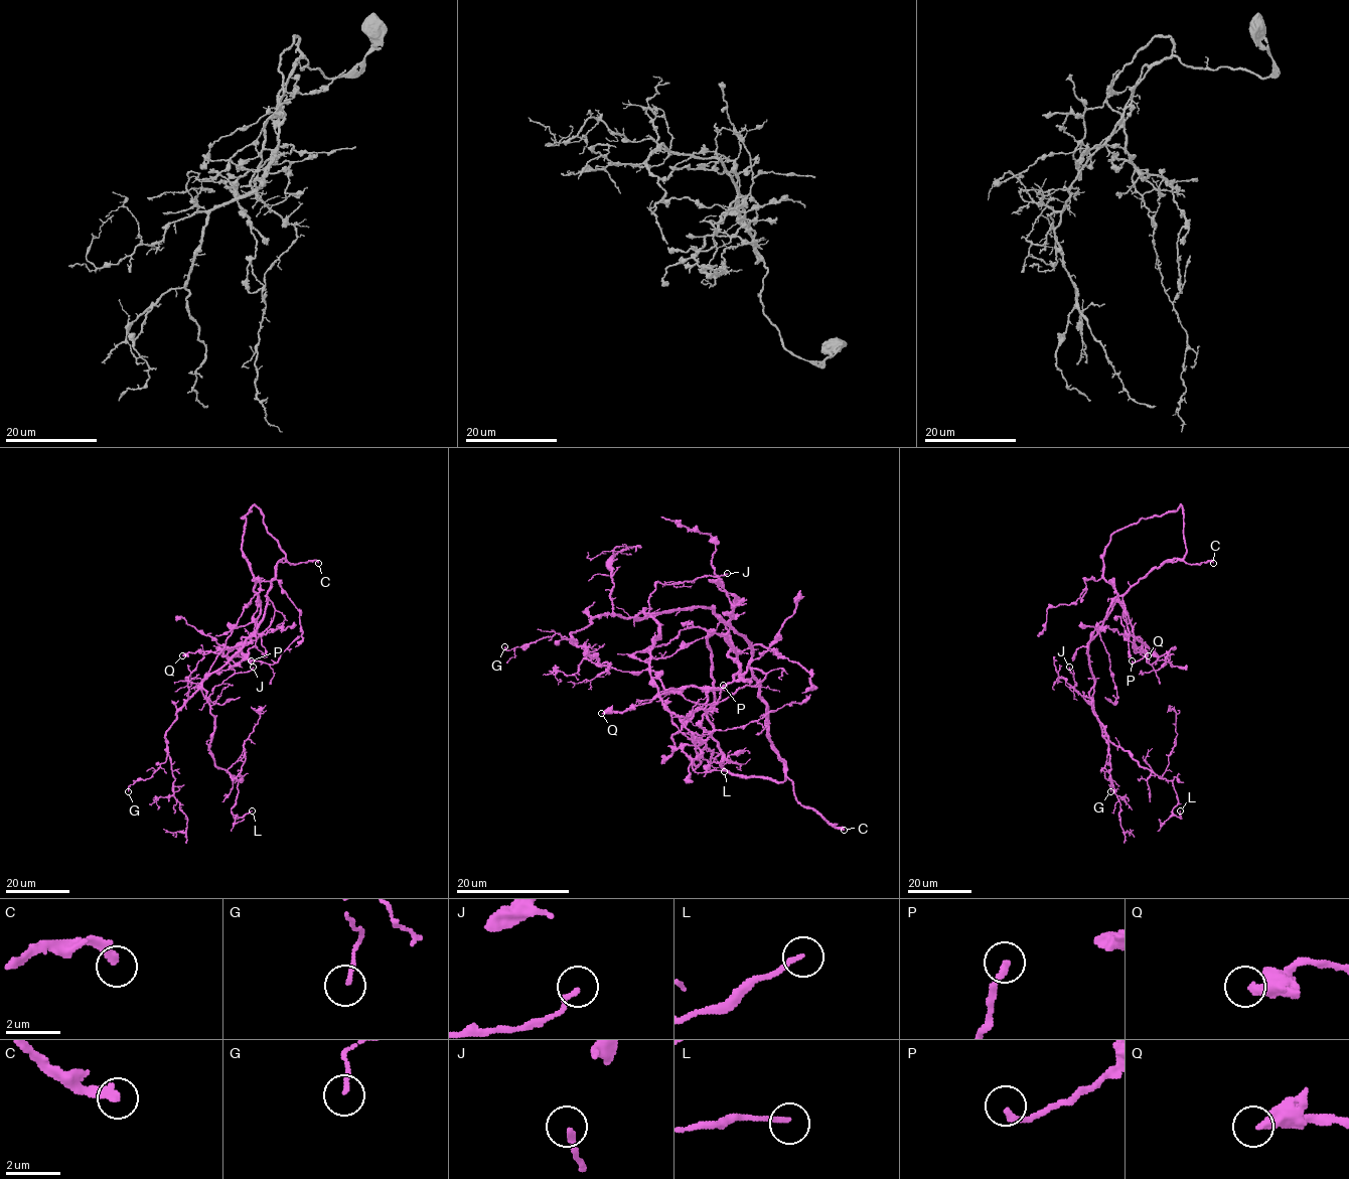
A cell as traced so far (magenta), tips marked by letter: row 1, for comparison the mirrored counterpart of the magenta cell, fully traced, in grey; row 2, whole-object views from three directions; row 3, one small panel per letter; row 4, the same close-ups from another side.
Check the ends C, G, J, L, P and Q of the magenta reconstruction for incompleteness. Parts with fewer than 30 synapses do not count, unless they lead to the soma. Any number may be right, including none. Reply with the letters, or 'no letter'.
C

